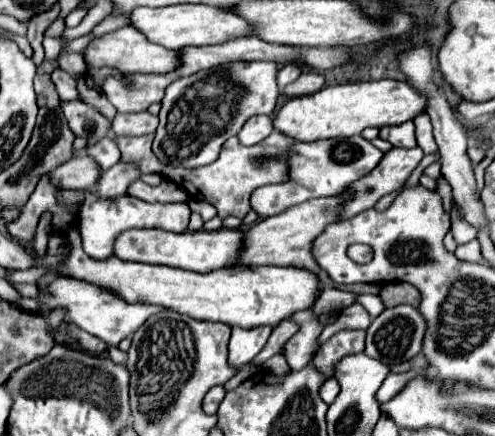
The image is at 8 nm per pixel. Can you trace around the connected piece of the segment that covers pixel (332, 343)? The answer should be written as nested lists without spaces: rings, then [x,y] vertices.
[[[345,329],[335,333],[329,341],[325,341],[309,365],[315,367],[319,373],[323,373],[327,379],[331,379],[335,375],[335,365],[343,357],[363,351],[365,351],[365,331]]]

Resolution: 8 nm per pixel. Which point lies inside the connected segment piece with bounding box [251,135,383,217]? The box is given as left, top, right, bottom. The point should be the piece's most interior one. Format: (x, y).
(324, 168)

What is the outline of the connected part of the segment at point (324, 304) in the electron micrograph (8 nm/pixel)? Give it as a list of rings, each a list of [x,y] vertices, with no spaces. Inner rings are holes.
[[[328,288],[323,291],[321,296],[313,305],[313,312],[317,317],[324,313],[337,310],[341,311],[349,307],[356,301],[357,294],[348,291],[342,291],[336,288]]]

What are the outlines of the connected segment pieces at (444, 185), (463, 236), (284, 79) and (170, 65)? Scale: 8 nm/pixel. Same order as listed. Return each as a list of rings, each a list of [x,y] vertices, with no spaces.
[[[443,176],[437,178],[437,192],[443,200],[445,211],[450,214],[452,208],[452,189]]]
[[[453,209],[453,213],[451,213],[451,217],[453,217],[453,227],[451,227],[451,229],[453,229],[453,237],[455,237],[455,241],[457,241],[459,245],[475,239],[477,229],[475,229],[473,225],[469,225],[469,223],[463,221],[463,219],[459,219],[457,213],[455,213],[455,209]]]
[[[287,63],[287,65],[283,65],[283,67],[279,69],[279,75],[277,75],[279,87],[285,87],[285,85],[293,83],[301,73],[303,73],[303,69],[301,69],[301,65],[297,65],[297,63]]]
[[[121,27],[113,33],[95,37],[89,41],[89,45],[81,51],[83,61],[91,69],[101,69],[101,67],[111,67],[121,73],[167,73],[177,67],[177,51],[167,51],[165,47],[159,47],[155,43],[149,43],[143,33],[135,31],[135,27]]]

